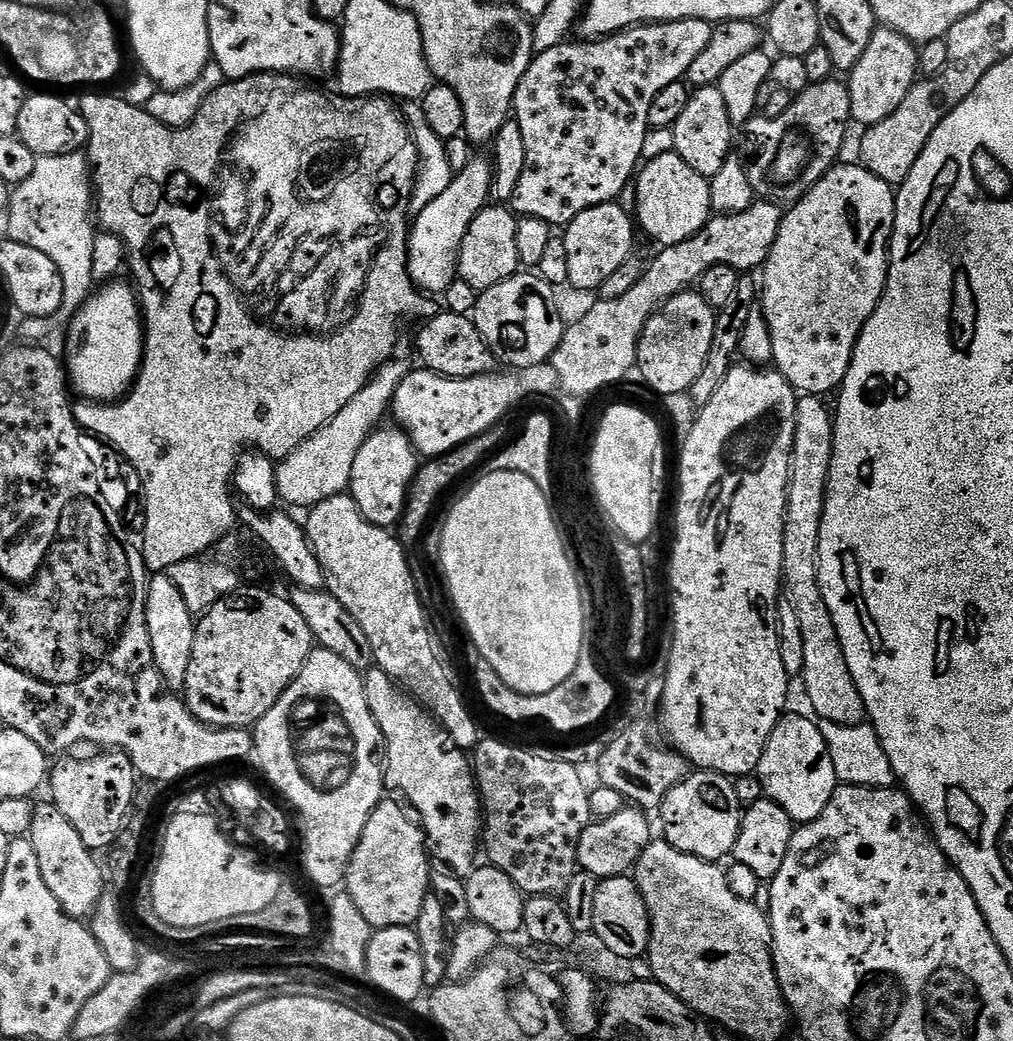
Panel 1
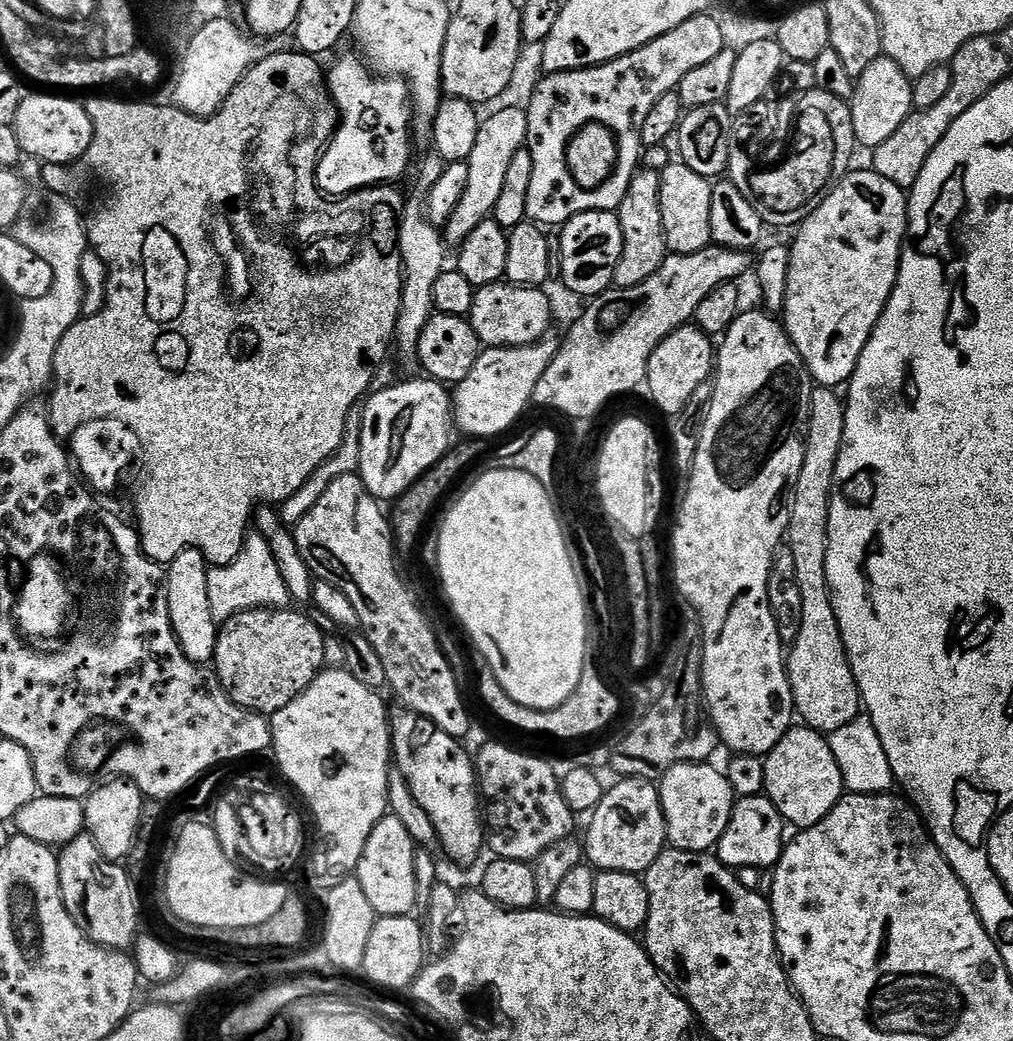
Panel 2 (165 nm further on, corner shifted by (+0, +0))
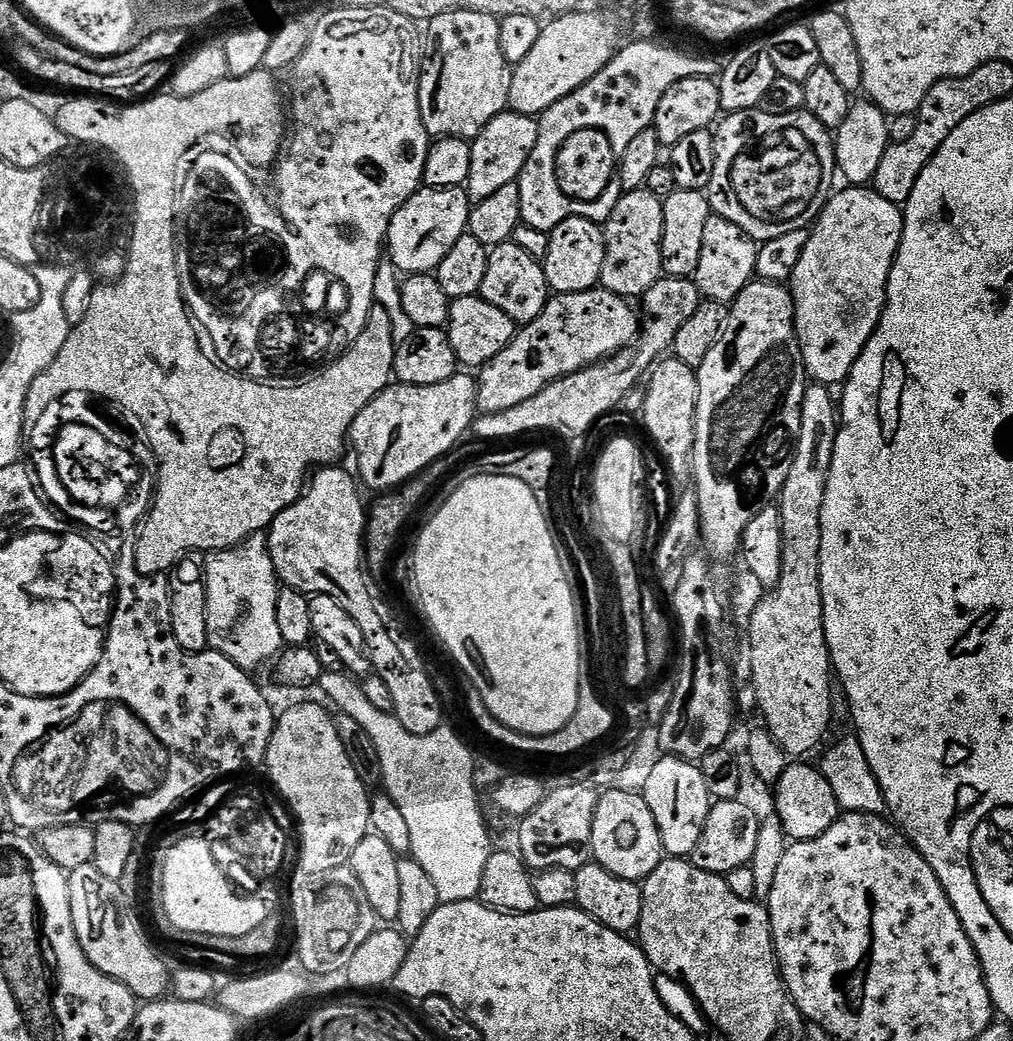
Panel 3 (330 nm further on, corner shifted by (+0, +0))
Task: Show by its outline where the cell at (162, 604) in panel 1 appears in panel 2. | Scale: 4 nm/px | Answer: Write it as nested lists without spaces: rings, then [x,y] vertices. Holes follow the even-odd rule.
[[[188,548],[180,551],[178,555],[167,565],[164,574],[164,585],[167,590],[167,609],[170,610],[171,626],[178,642],[182,646],[182,654],[190,658],[195,664],[211,665],[216,659],[216,633],[217,621],[210,614],[209,595],[206,591],[206,578],[208,563],[203,554],[196,548]]]

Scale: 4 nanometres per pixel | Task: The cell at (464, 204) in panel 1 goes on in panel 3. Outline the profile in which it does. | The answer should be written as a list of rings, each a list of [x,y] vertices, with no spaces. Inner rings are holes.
[[[505,110],[503,112],[499,112],[496,117],[491,120],[490,123],[483,125],[479,129],[480,137],[477,138],[477,140],[473,141],[473,153],[472,153],[472,178],[470,181],[471,187],[473,189],[476,188],[484,188],[483,190],[495,190],[498,188],[501,188],[502,186],[510,186],[511,184],[517,183],[521,178],[520,175],[525,175],[526,169],[529,167],[530,161],[532,159],[532,151],[536,149],[538,146],[538,138],[540,137],[540,122],[539,119],[535,115],[529,114],[527,111],[524,110]]]

